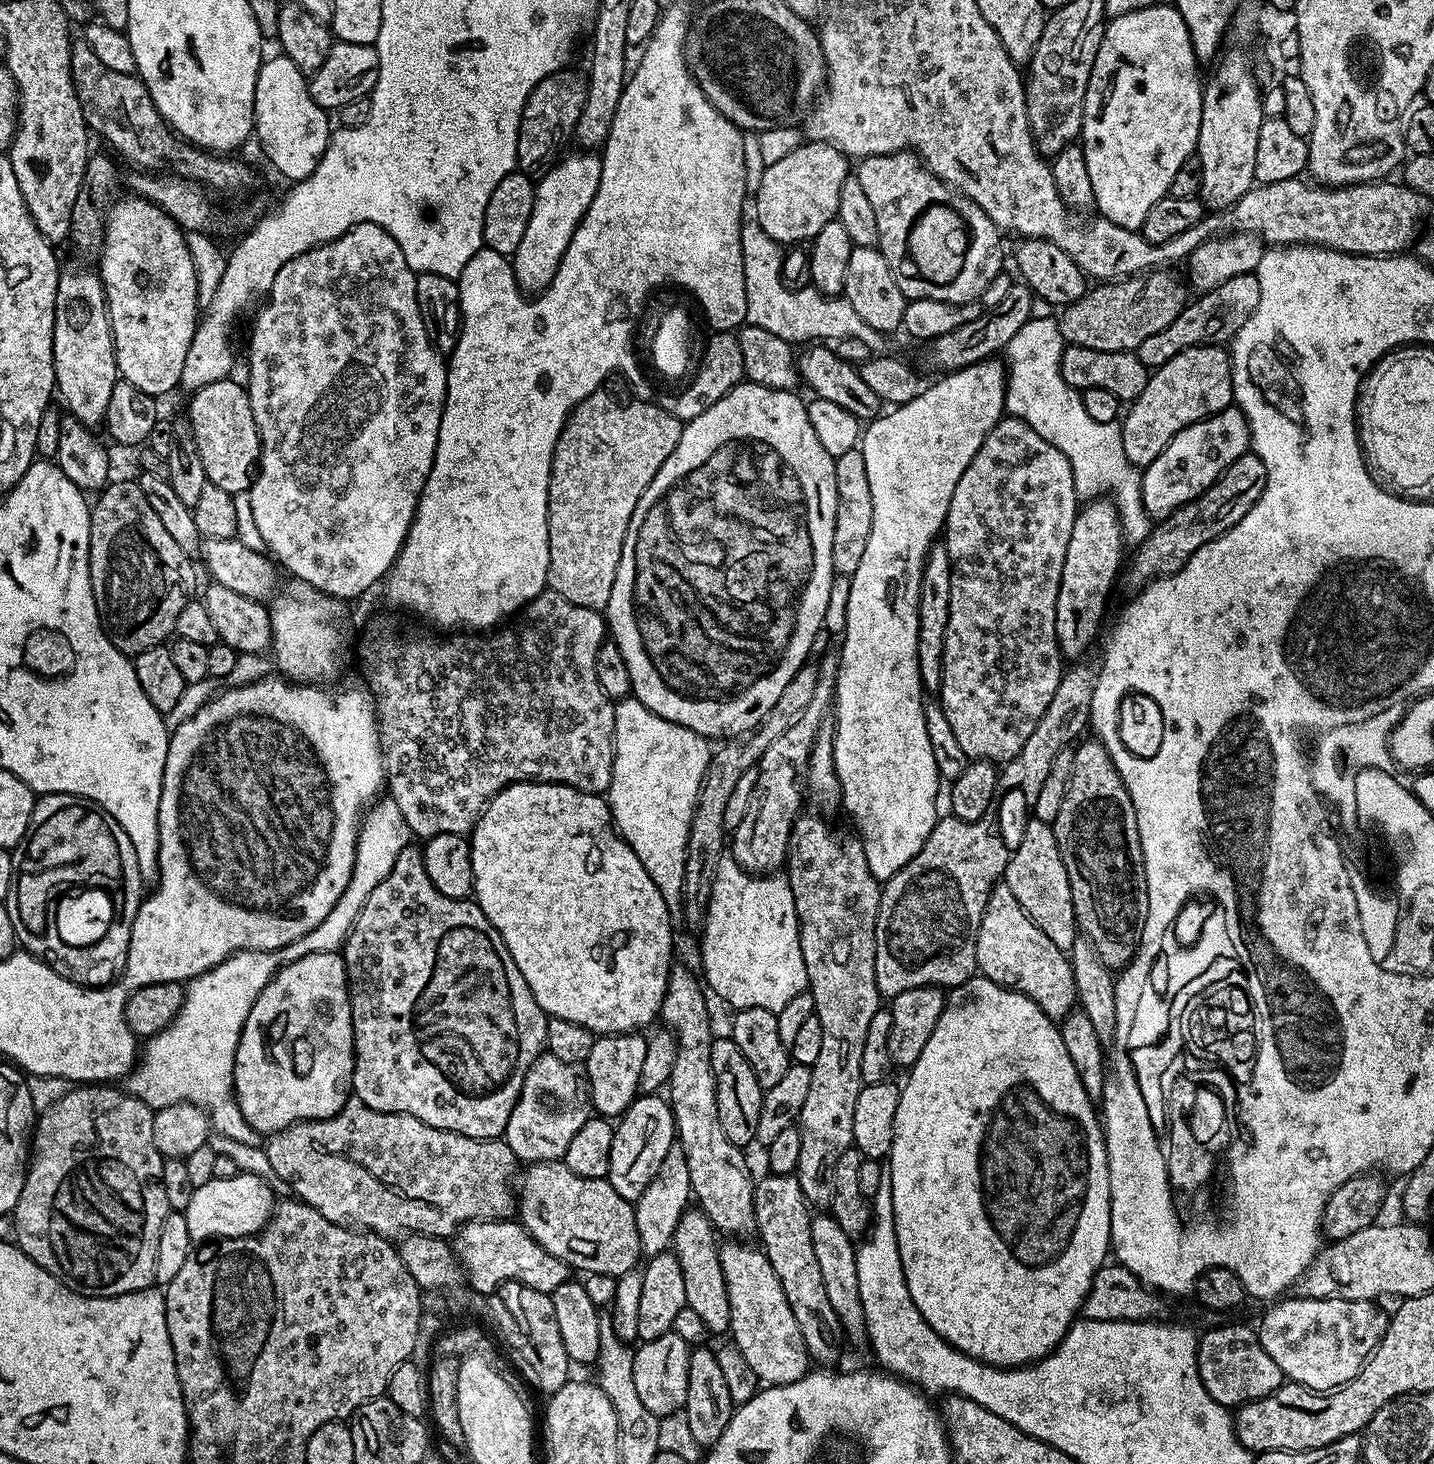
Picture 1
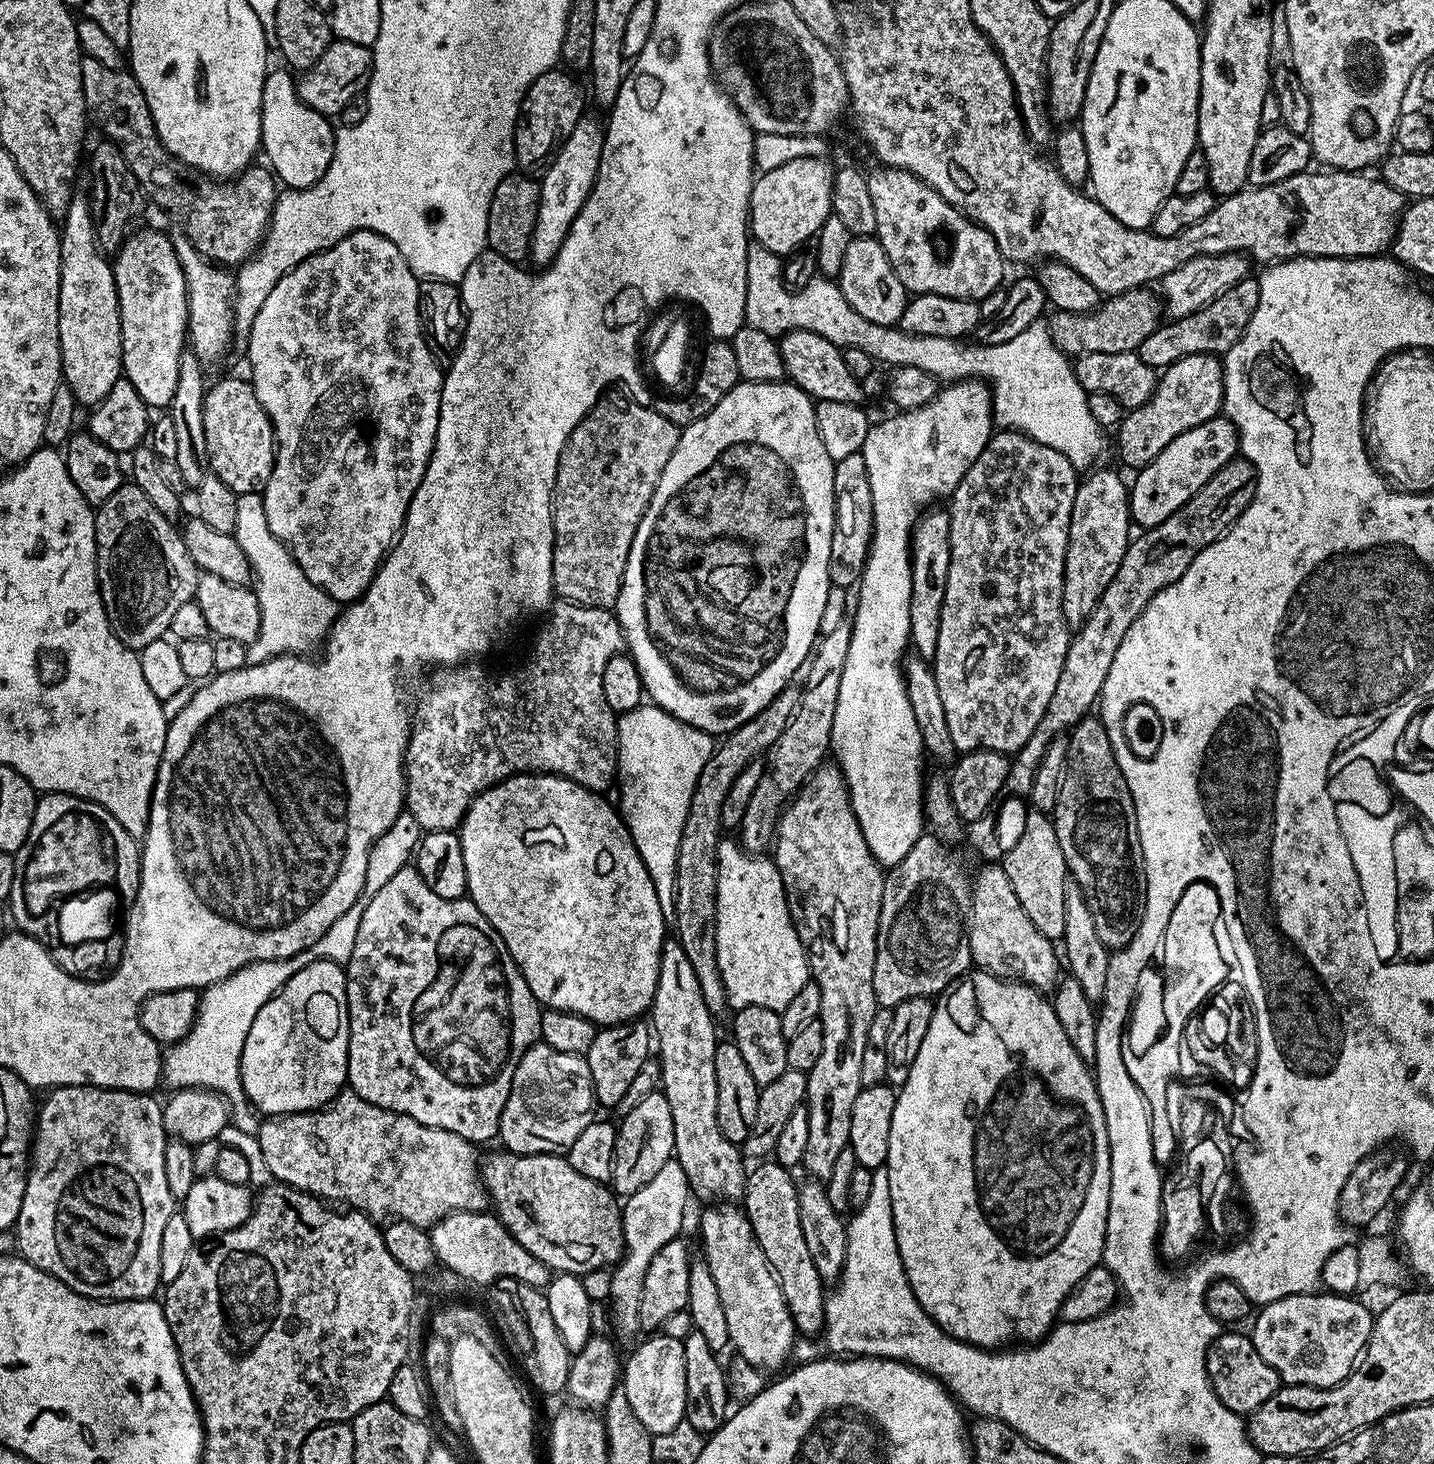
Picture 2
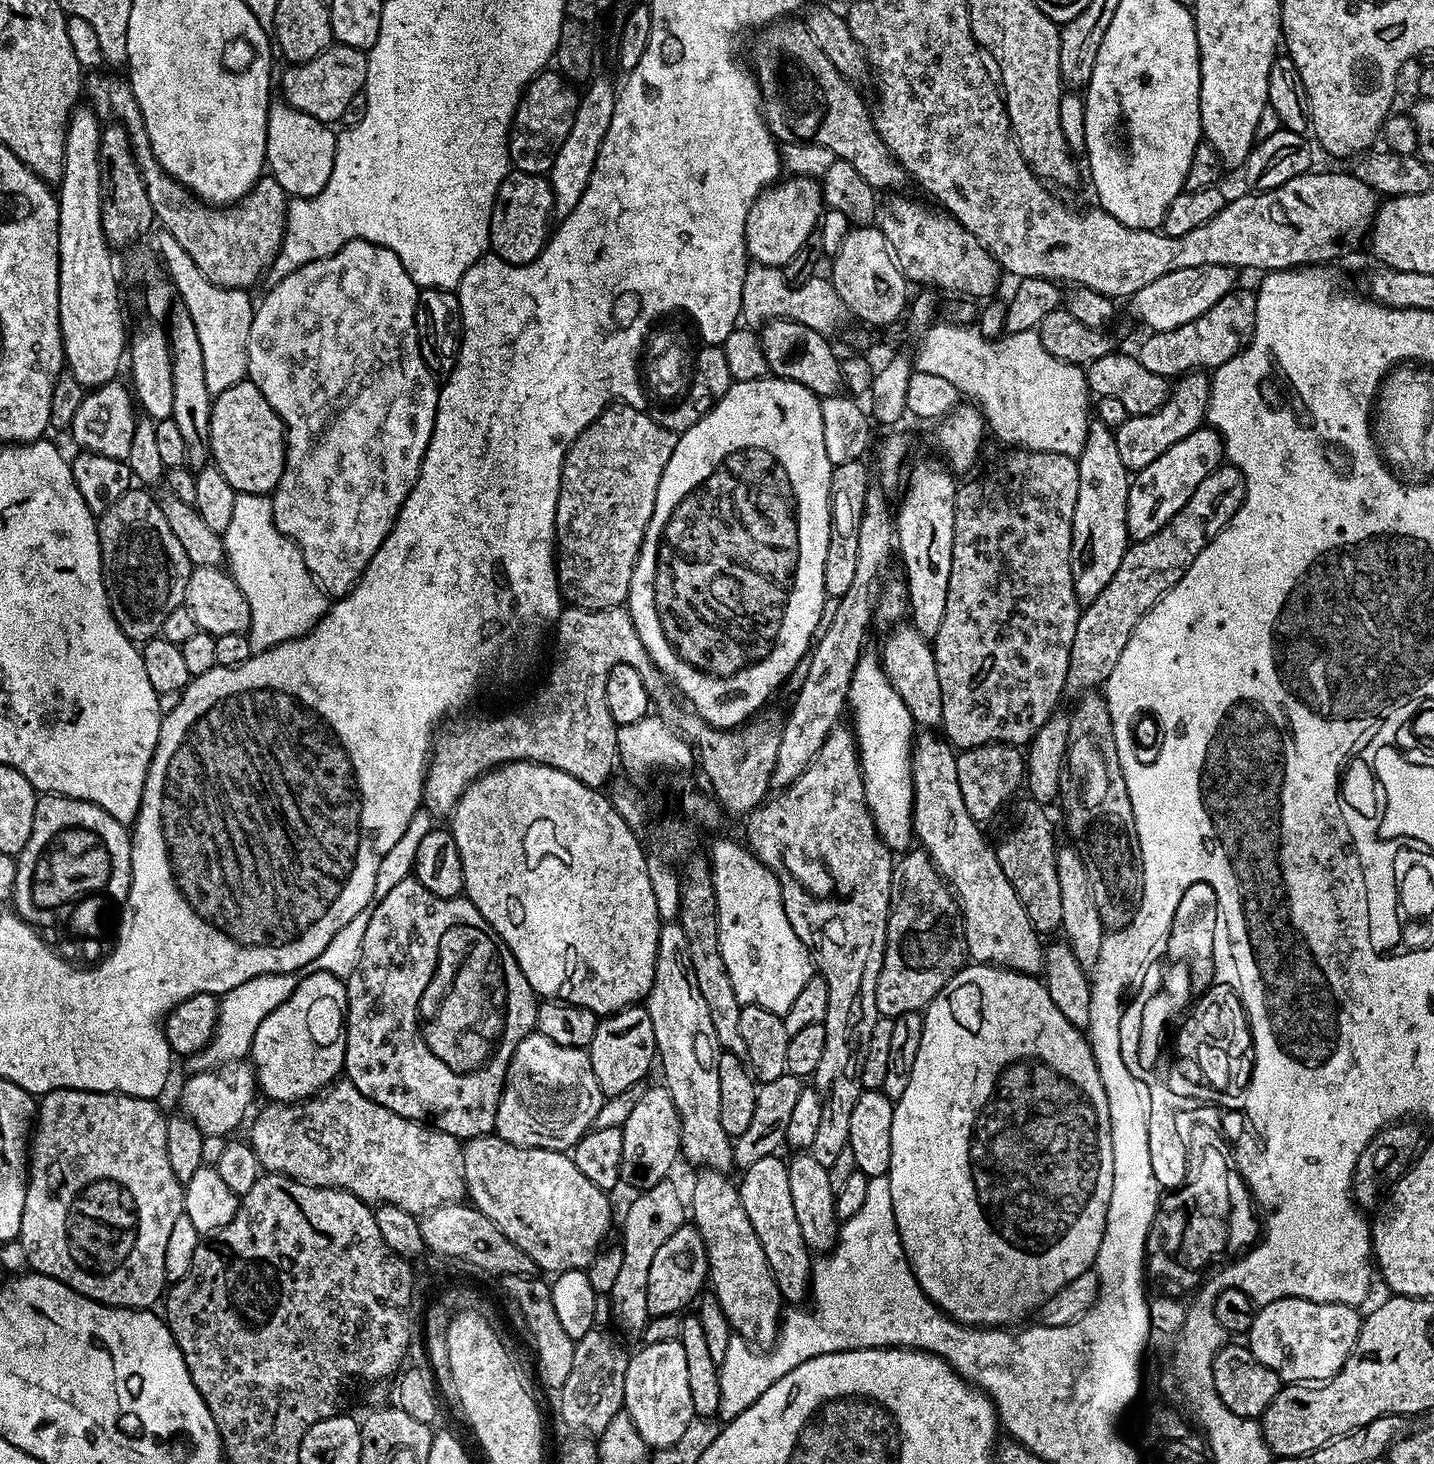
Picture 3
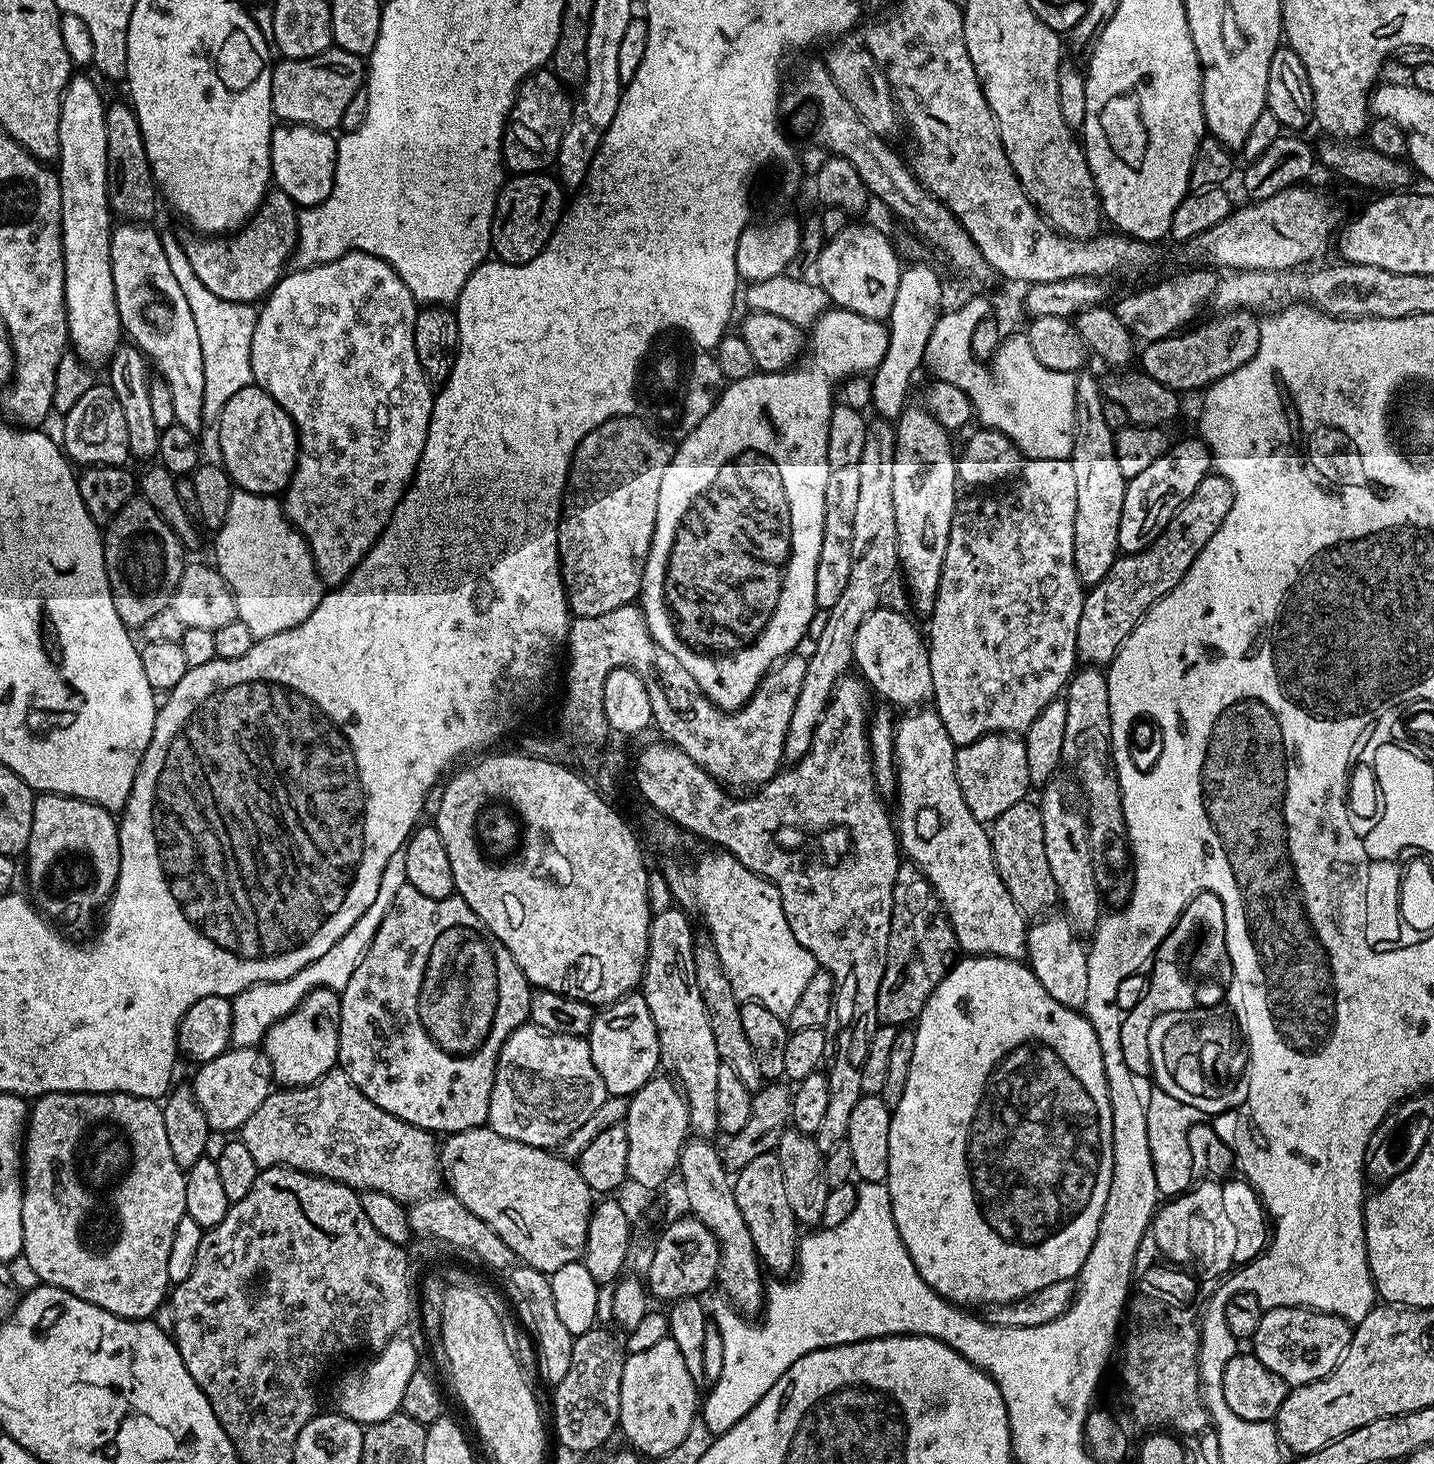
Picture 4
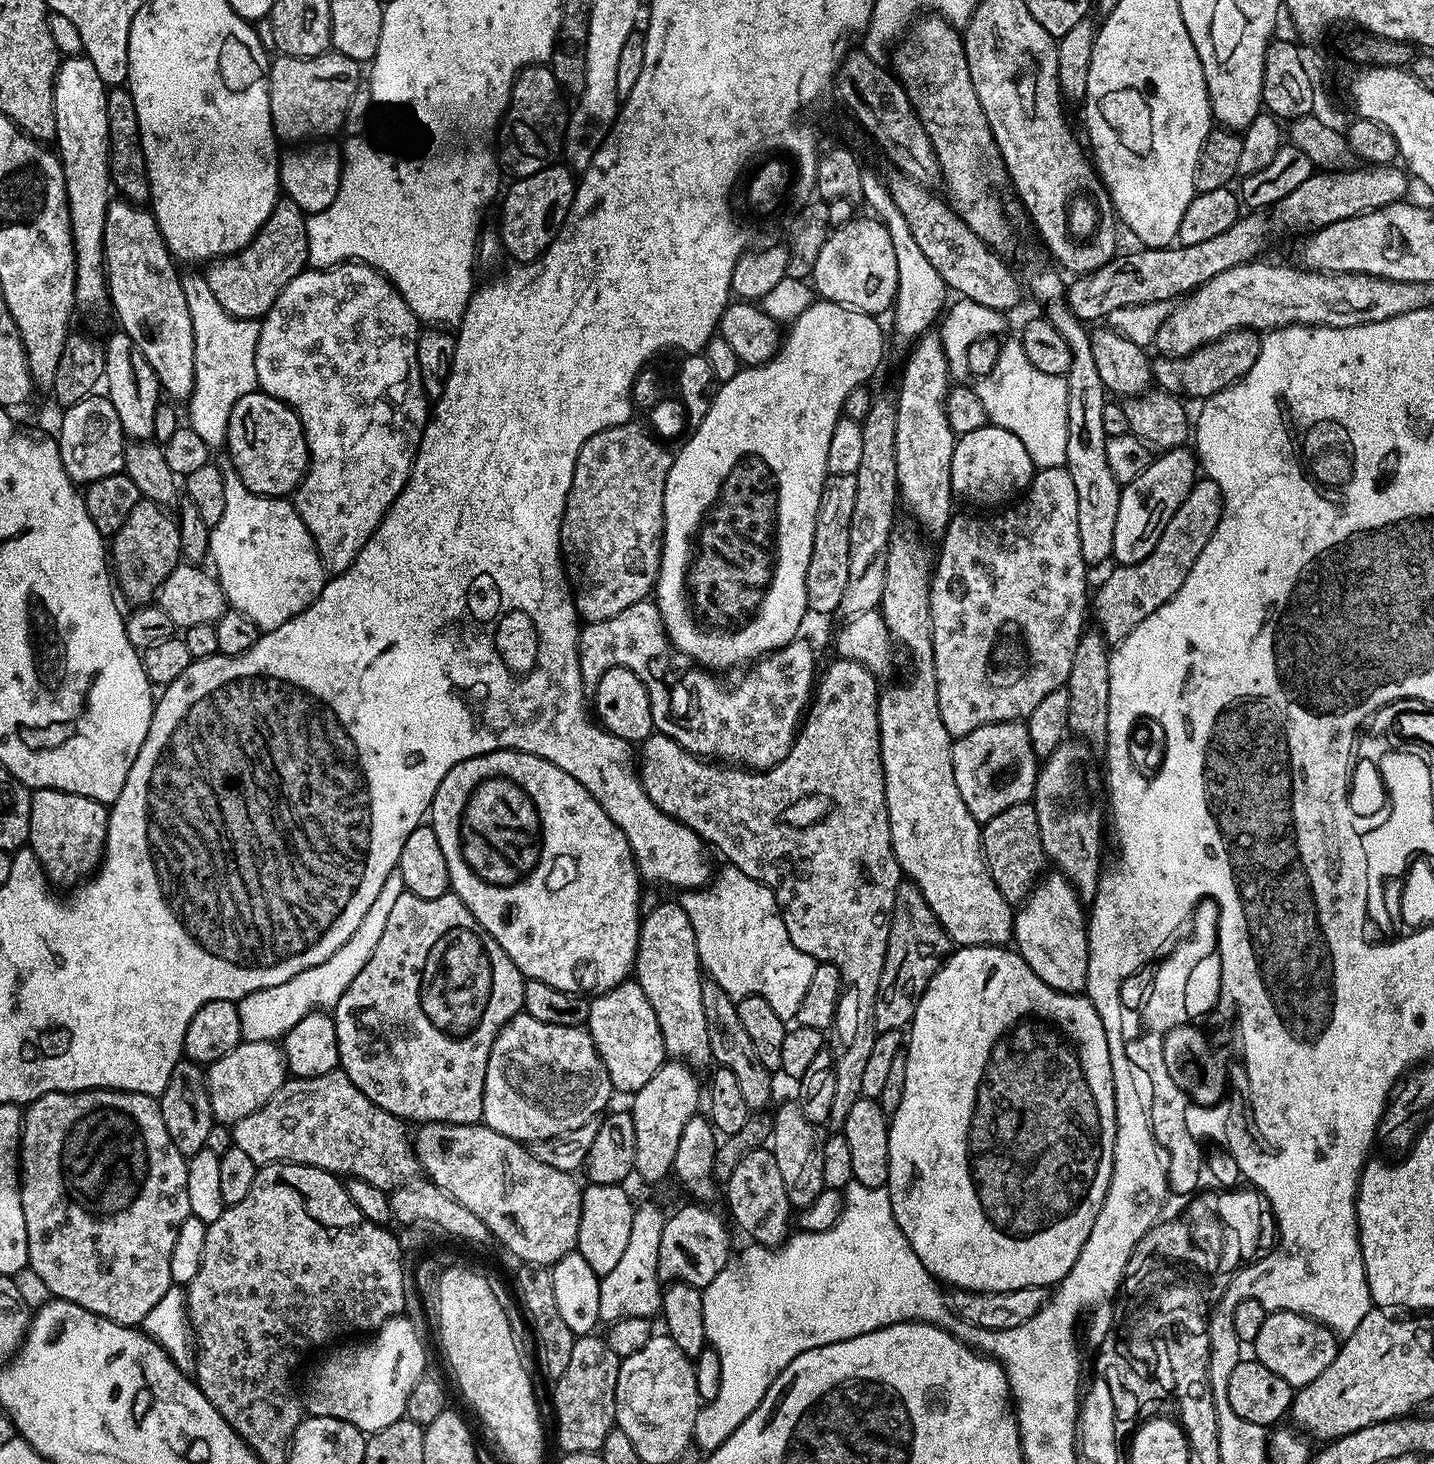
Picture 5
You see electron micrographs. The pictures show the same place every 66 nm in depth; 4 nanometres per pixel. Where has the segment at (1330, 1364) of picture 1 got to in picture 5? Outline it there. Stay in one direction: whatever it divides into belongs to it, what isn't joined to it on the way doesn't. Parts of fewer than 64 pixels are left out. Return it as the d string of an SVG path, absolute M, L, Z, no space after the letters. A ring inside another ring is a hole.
M1272 1310L1272 1313L1260 1324L1256 1332L1255 1359L1266 1370L1278 1374L1293 1389L1299 1390L1305 1384L1314 1382L1330 1362L1334 1362L1338 1351L1338 1337L1332 1329L1316 1320L1305 1316L1303 1311L1281 1312Z

